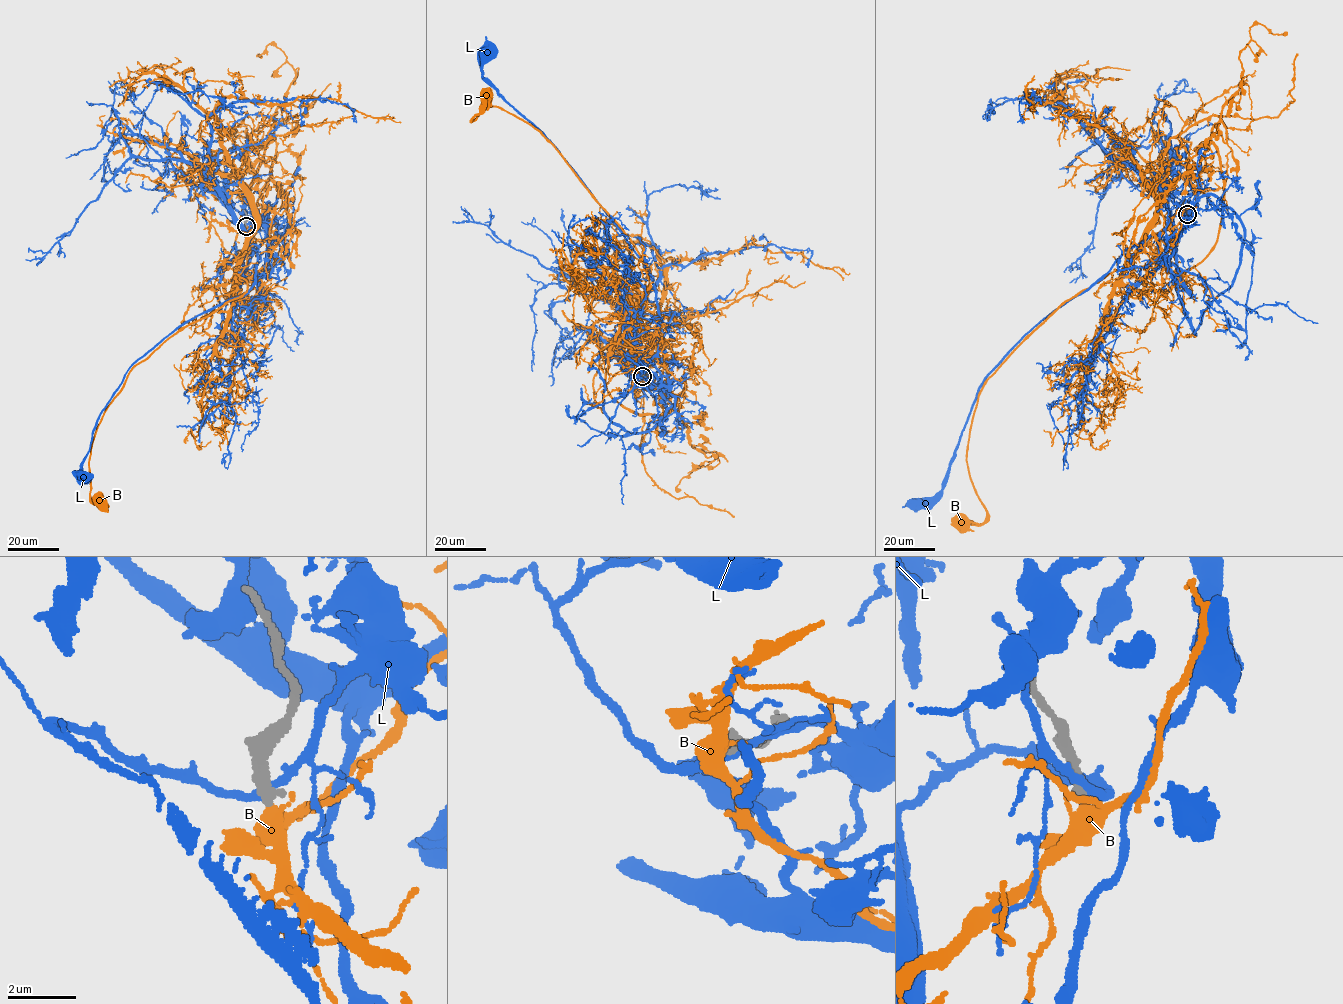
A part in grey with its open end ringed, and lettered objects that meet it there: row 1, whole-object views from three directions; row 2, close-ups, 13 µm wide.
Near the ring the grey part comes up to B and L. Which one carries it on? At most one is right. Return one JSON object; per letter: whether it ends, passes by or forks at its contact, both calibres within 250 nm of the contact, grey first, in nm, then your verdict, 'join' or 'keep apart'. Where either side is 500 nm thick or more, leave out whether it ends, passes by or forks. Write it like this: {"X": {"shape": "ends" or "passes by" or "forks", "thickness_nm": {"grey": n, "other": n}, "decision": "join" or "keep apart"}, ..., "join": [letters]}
{"B": {"shape": "forks", "thickness_nm": {"grey": 320, "other": 360}, "decision": "join"}, "L": {"shape": "passes by", "thickness_nm": {"grey": 400, "other": 260}, "decision": "keep apart"}, "join": ["B"]}

